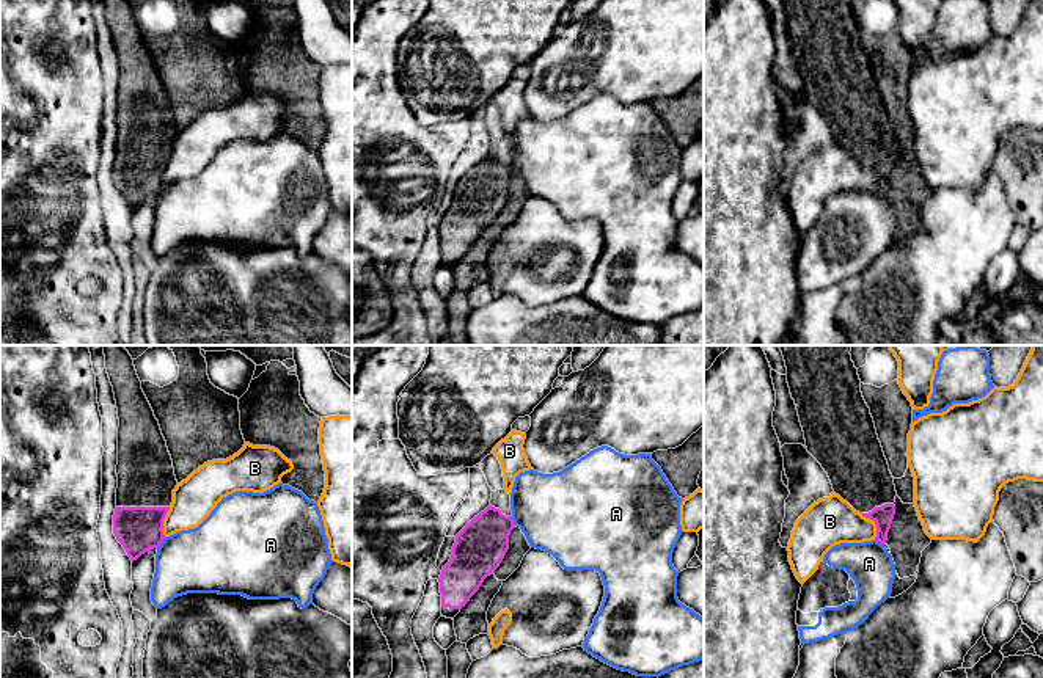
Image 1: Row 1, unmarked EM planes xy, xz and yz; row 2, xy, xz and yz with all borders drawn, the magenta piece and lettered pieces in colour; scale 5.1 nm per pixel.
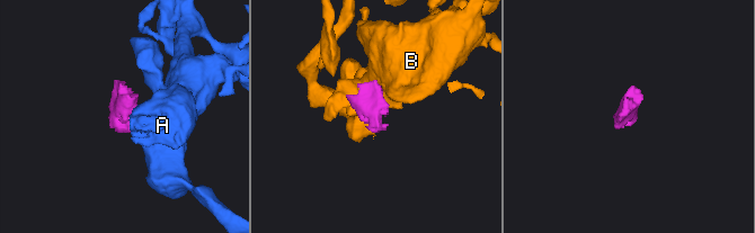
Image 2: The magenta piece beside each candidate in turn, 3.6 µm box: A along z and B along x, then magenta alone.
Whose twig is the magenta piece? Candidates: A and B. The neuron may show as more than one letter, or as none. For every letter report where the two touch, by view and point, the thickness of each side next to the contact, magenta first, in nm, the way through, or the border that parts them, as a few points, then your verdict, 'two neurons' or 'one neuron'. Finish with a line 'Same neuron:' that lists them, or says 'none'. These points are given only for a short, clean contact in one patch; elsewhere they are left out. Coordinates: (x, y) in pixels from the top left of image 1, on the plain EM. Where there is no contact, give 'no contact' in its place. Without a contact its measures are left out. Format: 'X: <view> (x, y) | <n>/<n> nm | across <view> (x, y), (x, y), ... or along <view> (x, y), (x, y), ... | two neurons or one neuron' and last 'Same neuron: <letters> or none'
A: xy (161, 190) | 240/340 nm | along xy (165, 185), (157, 196) | two neurons
B: yz (875, 171) | 100/240 nm | along yz (861, 162), (875, 173), (875, 187) | two neurons
Same neuron: none

